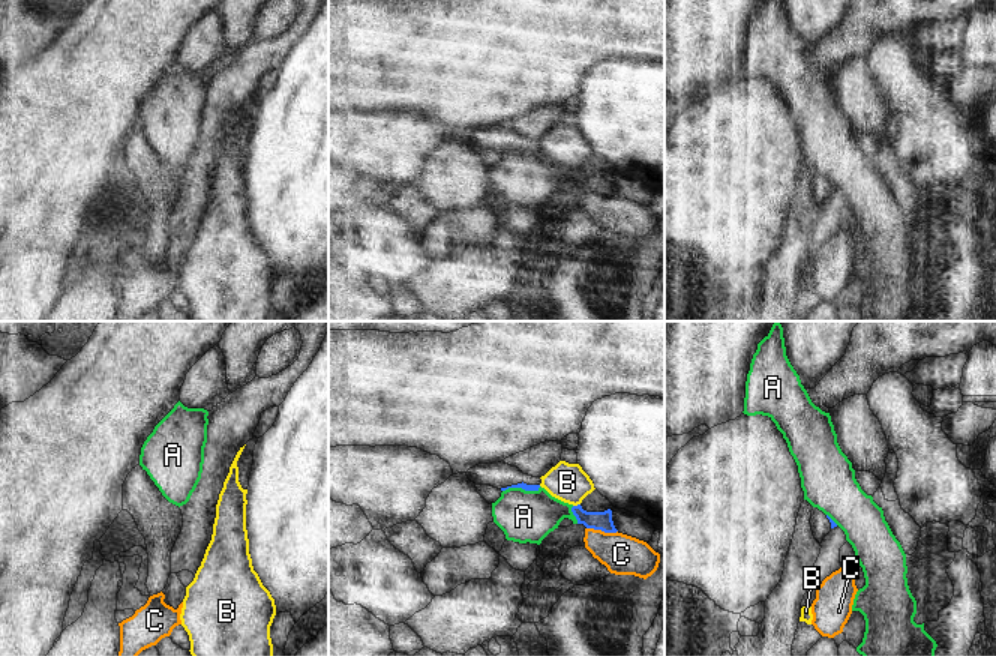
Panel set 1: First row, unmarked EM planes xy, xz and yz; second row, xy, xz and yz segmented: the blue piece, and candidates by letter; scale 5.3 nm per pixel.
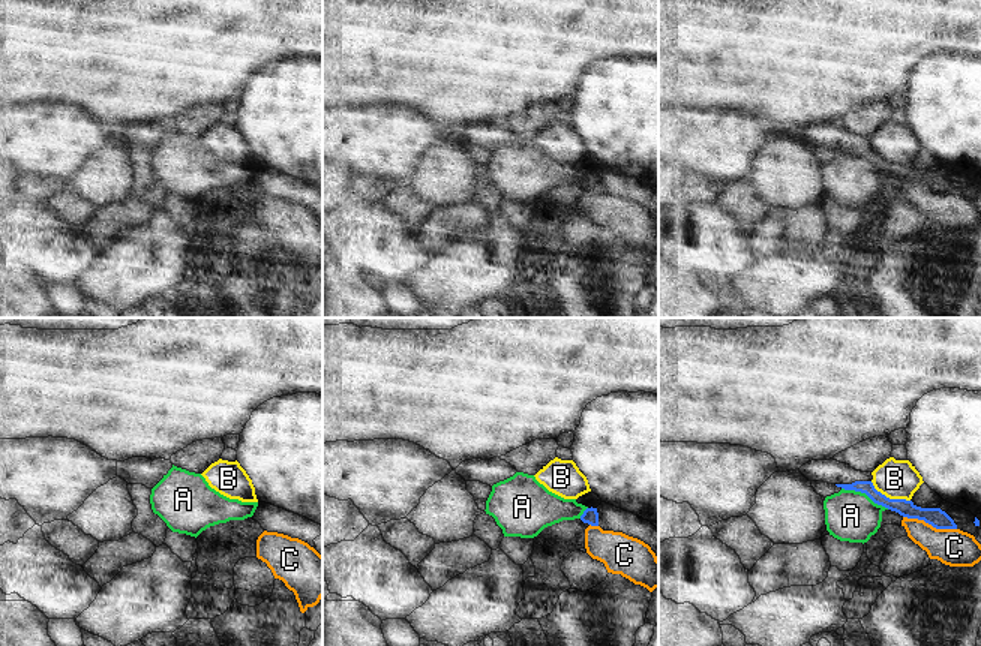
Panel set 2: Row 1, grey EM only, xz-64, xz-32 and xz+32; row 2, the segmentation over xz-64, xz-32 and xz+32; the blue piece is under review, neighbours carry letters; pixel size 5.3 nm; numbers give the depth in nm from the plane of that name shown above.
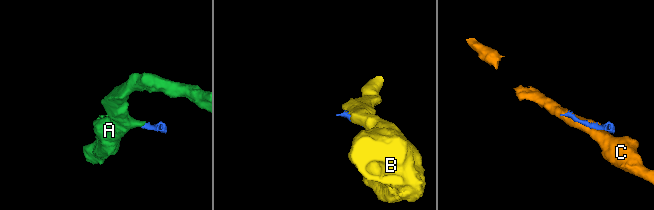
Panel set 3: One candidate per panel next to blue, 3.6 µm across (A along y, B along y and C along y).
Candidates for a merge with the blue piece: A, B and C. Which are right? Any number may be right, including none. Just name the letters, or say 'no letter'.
no letter

